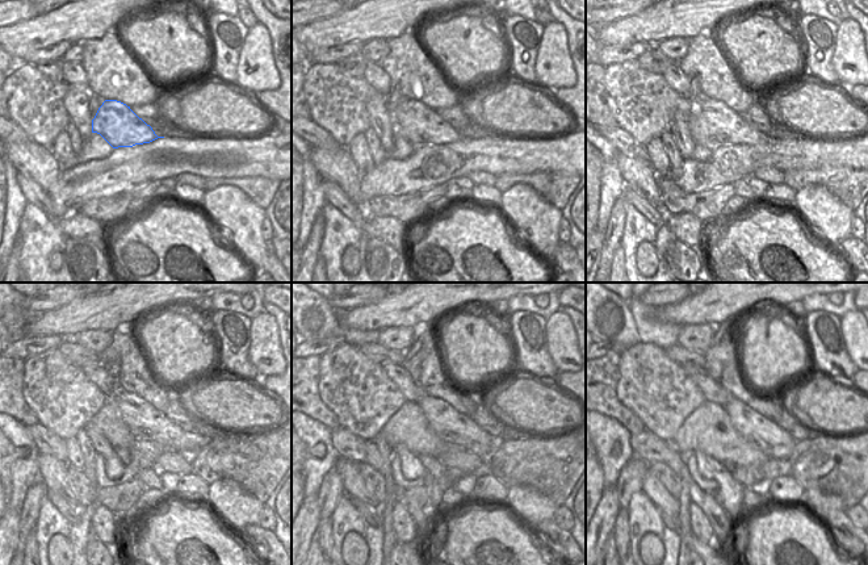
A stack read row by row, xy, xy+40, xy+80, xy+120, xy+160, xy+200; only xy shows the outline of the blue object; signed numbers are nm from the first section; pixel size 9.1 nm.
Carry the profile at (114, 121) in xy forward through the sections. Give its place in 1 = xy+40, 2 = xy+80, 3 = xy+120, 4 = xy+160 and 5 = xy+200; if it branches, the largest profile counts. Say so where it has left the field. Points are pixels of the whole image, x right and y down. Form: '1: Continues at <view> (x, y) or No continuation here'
1: Continues at xy+40 (419, 125)
2: Continues at xy+80 (712, 124)
3: Continues at xy+120 (143, 421)
4: Continues at xy+160 (455, 427)
5: Continues at xy+200 (763, 432)

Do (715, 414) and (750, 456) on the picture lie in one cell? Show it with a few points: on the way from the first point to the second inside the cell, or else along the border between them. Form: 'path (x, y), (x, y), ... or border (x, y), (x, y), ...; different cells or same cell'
path (713, 426), (738, 451); same cell

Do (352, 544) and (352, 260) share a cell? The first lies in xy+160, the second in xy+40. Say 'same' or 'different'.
same

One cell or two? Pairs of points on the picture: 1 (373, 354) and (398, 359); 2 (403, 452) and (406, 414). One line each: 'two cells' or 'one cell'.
1: one cell
2: two cells

